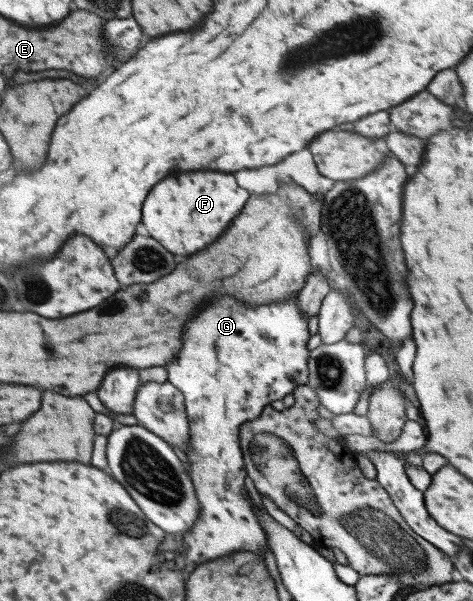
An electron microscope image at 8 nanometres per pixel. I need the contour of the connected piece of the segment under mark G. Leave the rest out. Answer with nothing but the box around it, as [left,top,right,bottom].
[165,294,311,567]

